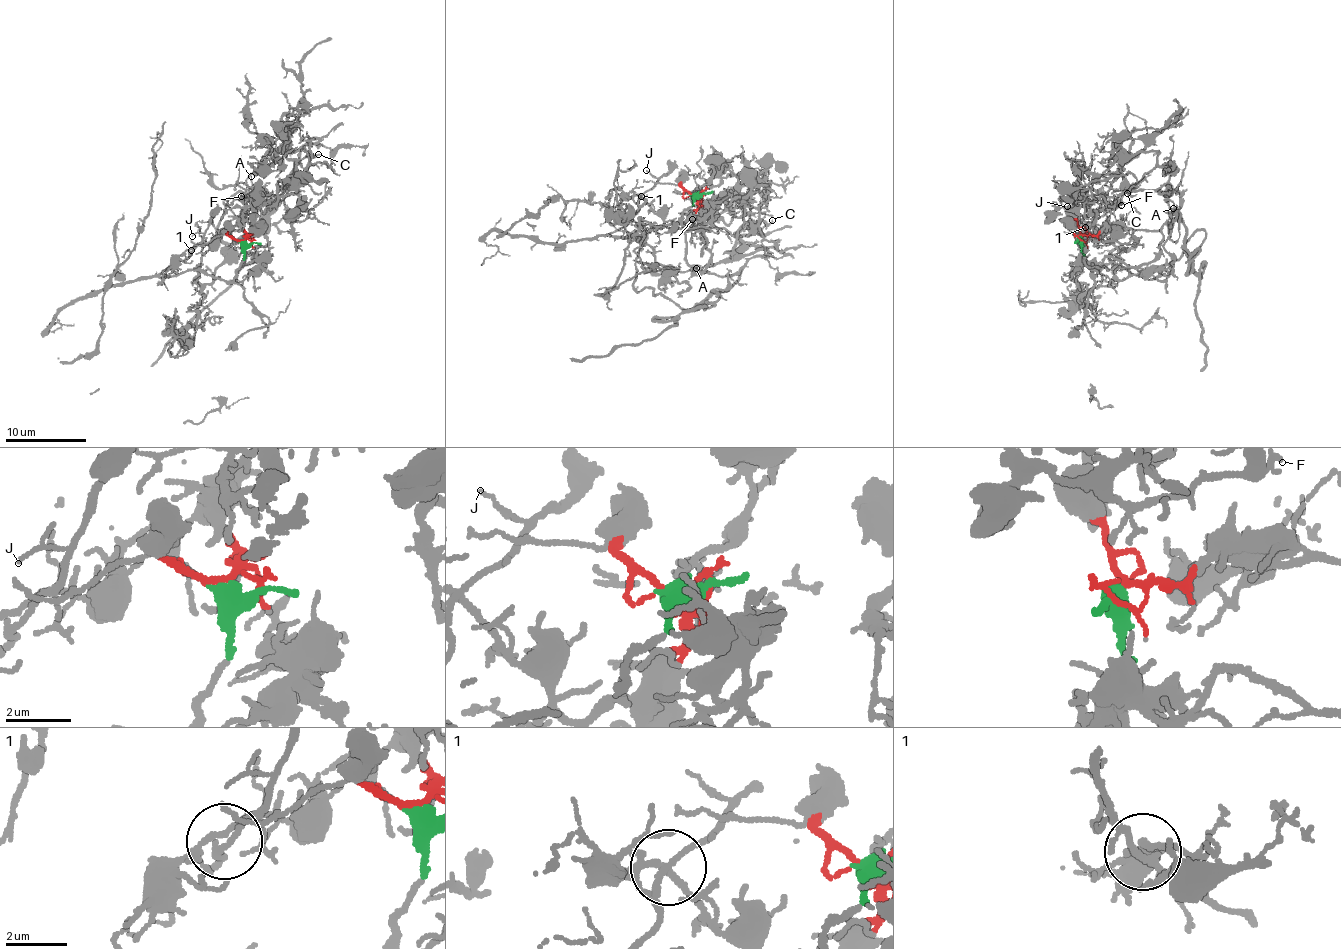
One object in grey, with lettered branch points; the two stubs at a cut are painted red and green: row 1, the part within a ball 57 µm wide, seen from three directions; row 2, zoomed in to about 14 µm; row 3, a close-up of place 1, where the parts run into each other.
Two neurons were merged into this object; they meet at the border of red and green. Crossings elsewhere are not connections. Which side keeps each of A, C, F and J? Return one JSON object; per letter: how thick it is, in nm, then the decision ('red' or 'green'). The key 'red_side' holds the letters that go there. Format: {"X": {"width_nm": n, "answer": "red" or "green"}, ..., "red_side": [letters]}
{"A": {"width_nm": 120, "answer": "red"}, "C": {"width_nm": 100, "answer": "red"}, "F": {"width_nm": 170, "answer": "red"}, "J": {"width_nm": 80, "answer": "green"}, "red_side": ["A", "C", "F"]}

